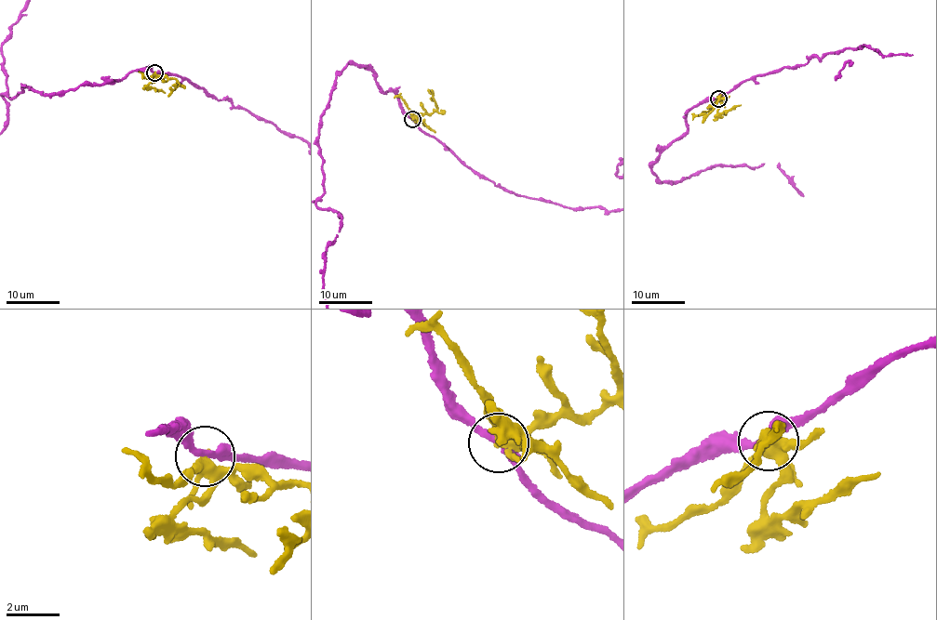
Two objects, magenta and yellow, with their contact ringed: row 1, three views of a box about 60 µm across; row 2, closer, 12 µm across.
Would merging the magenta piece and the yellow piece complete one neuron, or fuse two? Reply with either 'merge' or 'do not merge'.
do not merge

